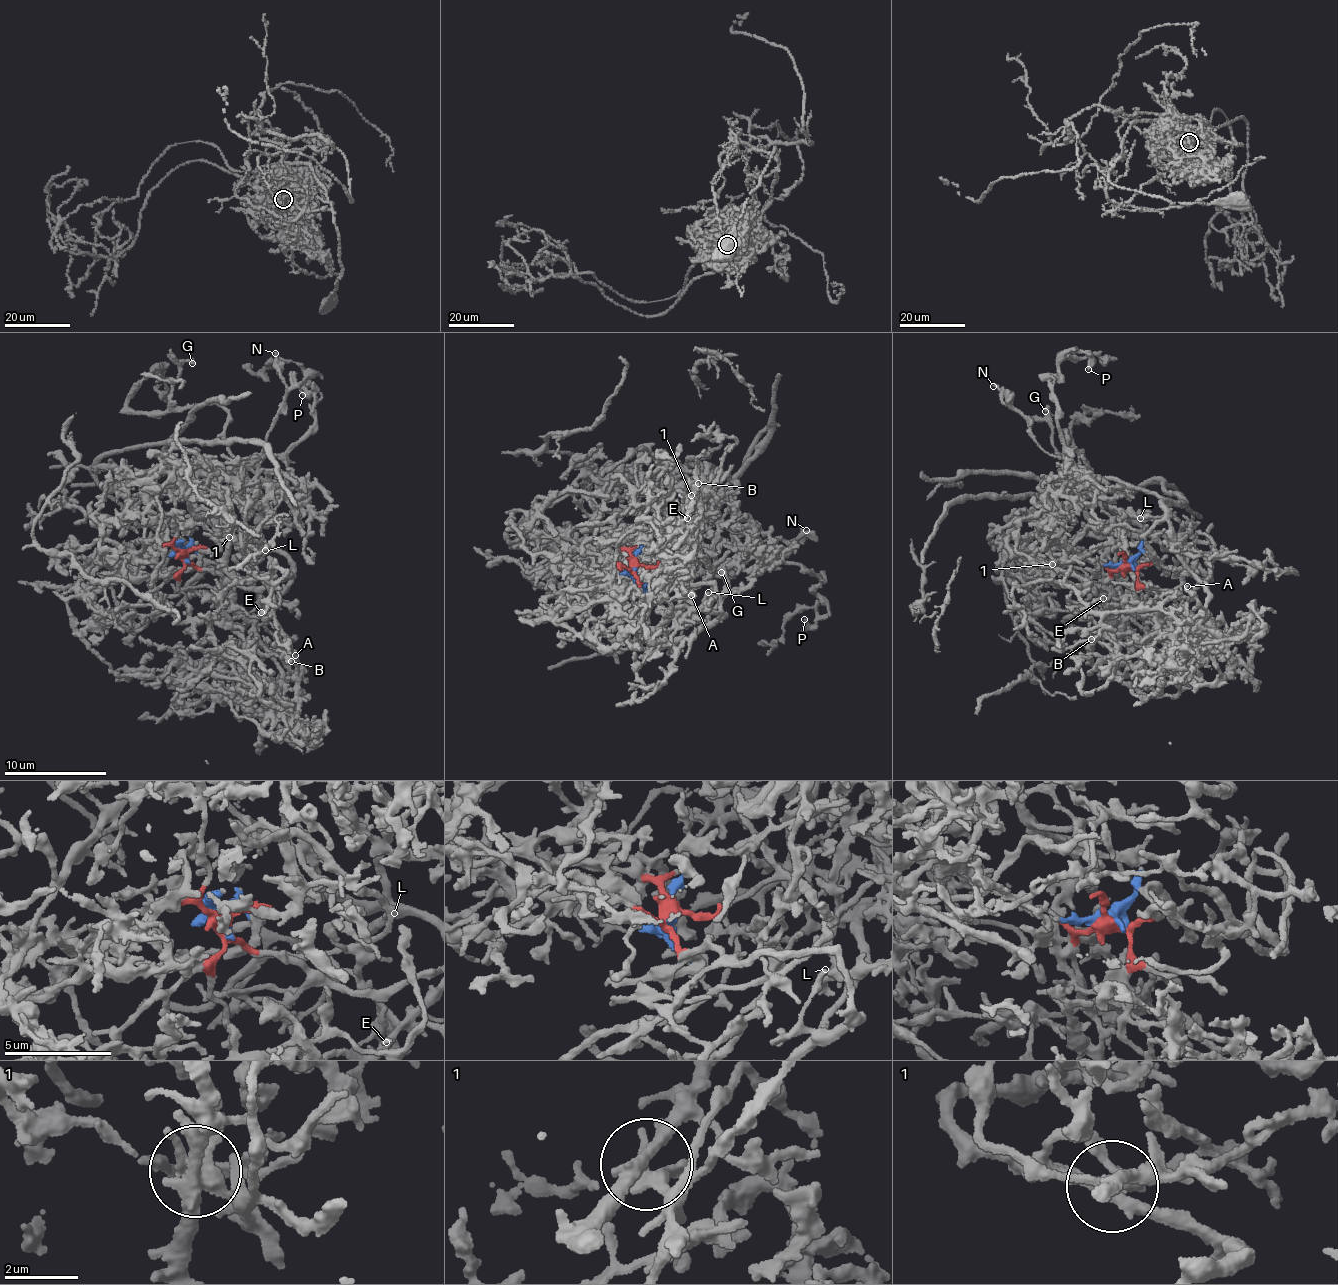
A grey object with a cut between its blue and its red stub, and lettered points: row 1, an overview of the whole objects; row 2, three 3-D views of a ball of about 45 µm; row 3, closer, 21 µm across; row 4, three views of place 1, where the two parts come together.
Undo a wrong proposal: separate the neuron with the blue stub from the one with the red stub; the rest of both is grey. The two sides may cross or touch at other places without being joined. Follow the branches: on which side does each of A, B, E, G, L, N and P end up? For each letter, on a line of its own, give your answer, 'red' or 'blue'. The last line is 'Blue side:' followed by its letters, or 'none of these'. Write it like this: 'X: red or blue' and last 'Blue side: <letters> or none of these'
A: red
B: blue
E: blue
G: red
L: red
N: red
P: red
Blue side: B, E

